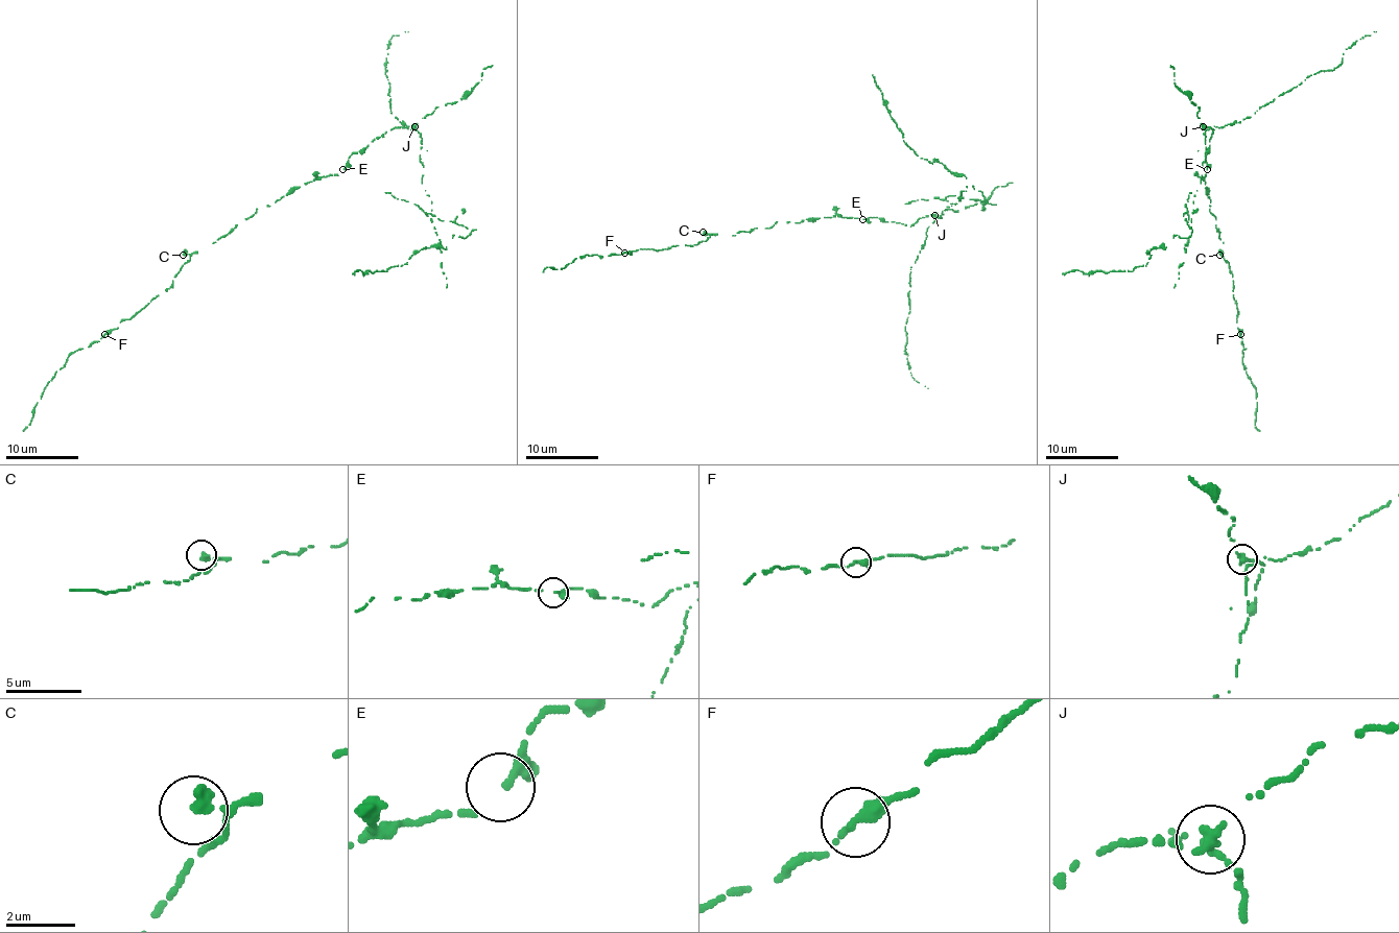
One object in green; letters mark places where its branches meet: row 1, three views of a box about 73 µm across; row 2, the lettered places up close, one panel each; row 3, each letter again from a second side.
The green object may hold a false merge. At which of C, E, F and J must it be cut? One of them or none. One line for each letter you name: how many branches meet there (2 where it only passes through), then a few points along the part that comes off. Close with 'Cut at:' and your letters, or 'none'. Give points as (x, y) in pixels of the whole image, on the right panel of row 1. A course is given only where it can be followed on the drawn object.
J: 3 branches meet; foreign part runs (1204, 127), (1200, 184), (1192, 211), (1184, 213), (1191, 235), (1153, 247), (1147, 263), (1131, 270), (1062, 274)
Cut at: J

